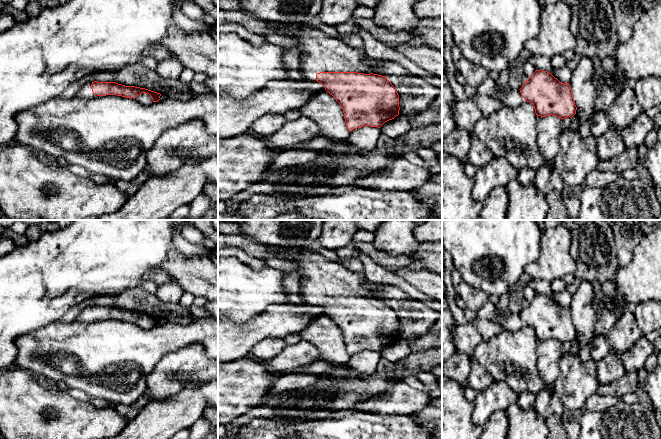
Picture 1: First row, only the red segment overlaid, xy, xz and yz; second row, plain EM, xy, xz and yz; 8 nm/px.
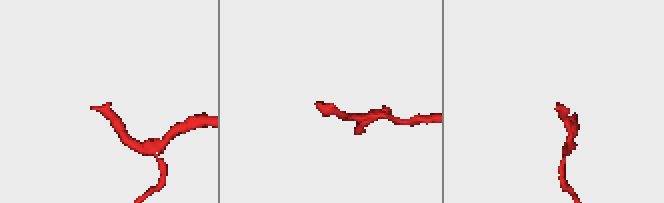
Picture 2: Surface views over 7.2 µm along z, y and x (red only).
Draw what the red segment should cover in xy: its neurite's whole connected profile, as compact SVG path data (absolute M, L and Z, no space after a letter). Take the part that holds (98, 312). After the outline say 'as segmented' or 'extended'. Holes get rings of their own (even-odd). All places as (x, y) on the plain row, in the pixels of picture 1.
M94 305L83 310L76 318L78 322L92 322L106 319L117 319L126 322L133 322L137 326L147 330L159 325L161 318L135 310L125 310L116 306Z | extended

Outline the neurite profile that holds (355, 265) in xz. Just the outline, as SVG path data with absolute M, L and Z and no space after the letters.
M338 259L339 263L341 263L344 267L348 268L350 271L357 273L361 276L365 276L365 270L363 267L363 263L359 259Z

